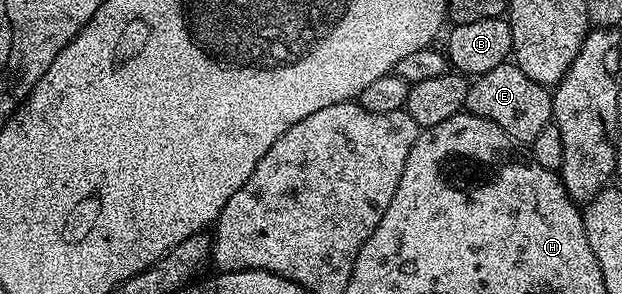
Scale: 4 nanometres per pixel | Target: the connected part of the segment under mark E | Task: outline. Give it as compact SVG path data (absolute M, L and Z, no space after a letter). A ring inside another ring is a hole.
M515 62L499 64L494 70L486 70L486 74L475 77L468 85L464 108L494 122L516 142L538 138L538 133L553 123L552 92L545 85L526 78Z

